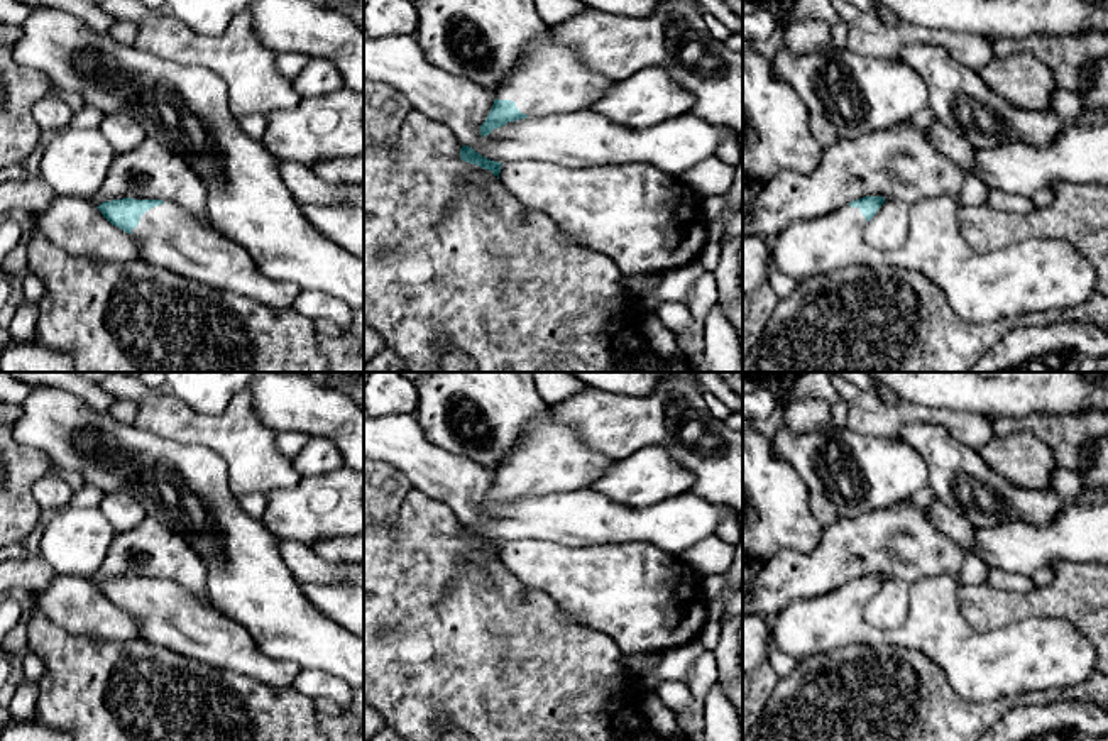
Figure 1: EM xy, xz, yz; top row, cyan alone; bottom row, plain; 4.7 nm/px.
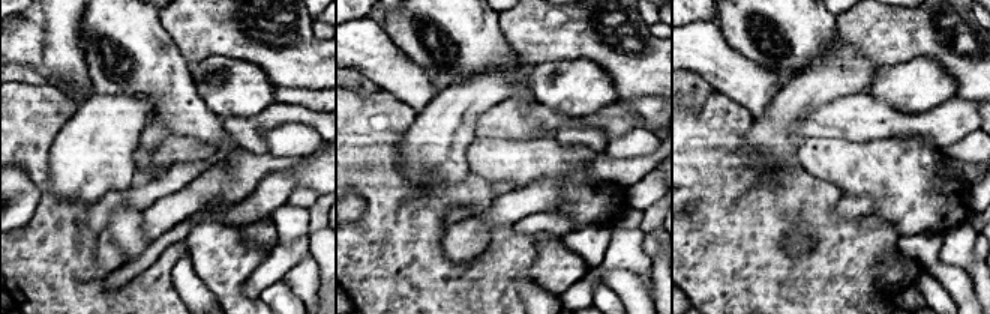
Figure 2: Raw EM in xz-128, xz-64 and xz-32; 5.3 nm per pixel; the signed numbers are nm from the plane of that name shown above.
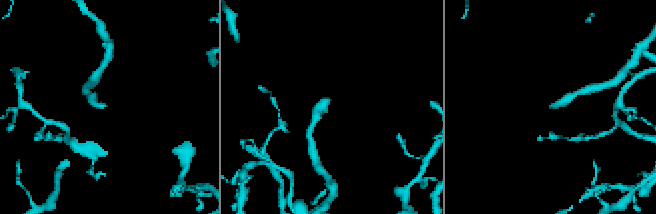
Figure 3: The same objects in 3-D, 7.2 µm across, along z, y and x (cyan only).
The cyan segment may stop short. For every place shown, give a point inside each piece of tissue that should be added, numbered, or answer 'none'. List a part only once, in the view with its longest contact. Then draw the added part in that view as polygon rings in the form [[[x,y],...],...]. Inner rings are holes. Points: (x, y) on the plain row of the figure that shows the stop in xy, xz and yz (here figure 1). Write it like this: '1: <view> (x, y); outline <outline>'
1: xy (170, 616); outline [[[169,580],[147,589],[132,614],[140,623],[140,639],[213,668],[274,687],[293,687],[301,670],[264,655],[239,621]]]

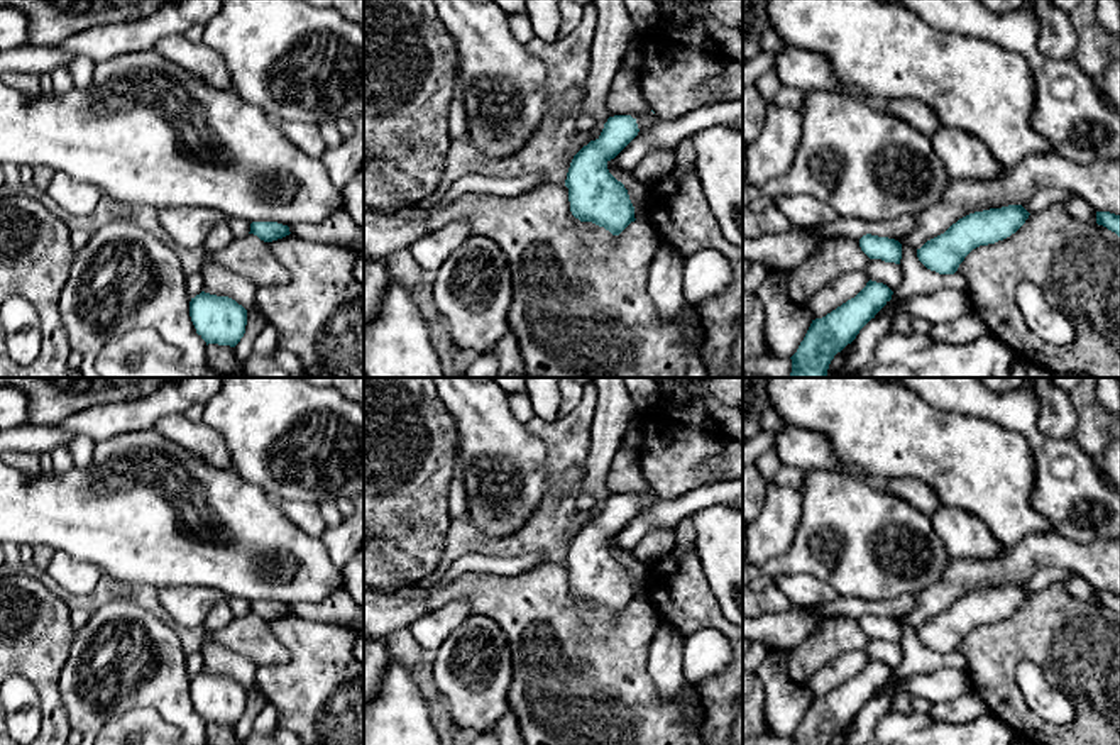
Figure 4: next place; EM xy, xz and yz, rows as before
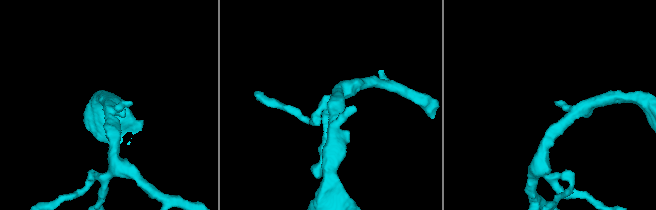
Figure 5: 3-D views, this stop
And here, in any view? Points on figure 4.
none

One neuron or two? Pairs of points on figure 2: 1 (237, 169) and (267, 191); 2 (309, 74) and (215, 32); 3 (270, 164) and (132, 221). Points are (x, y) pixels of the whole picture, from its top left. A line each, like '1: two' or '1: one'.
1: two
2: one
3: two

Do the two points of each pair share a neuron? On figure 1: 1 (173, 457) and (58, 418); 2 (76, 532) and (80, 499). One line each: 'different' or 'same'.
1: same
2: different

